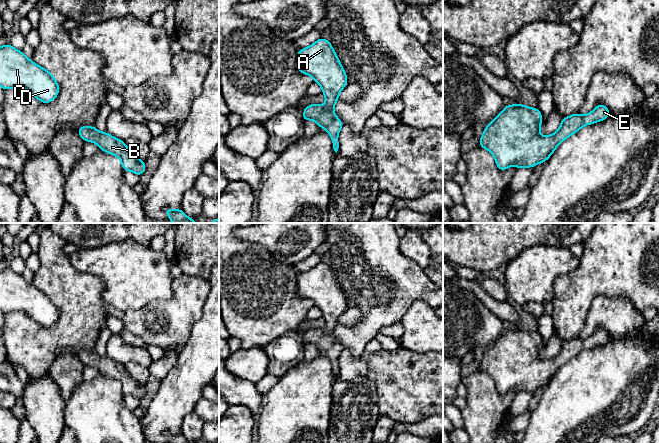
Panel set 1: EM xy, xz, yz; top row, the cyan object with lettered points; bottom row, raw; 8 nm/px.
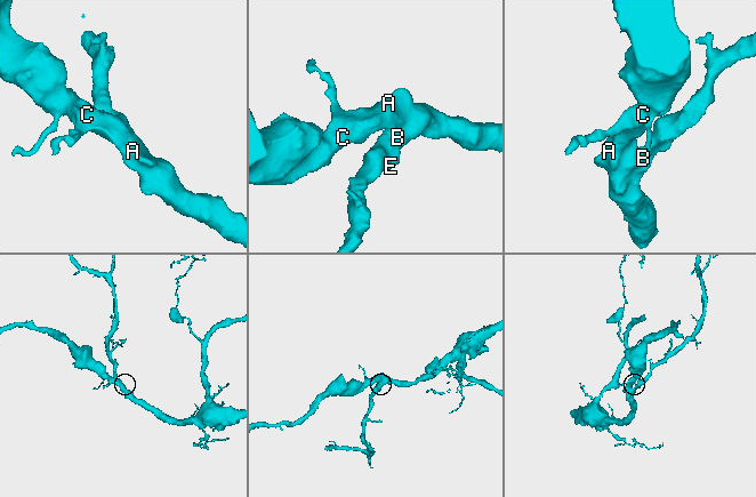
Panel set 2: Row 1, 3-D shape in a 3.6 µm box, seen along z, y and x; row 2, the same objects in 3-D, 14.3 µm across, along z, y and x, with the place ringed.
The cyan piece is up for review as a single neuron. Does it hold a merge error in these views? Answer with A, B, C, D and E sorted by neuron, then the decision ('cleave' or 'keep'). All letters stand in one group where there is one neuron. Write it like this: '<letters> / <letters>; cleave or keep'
A B C D E; keep

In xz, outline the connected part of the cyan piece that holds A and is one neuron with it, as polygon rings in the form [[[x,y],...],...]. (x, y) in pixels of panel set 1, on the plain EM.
[[[320,262],[312,269],[298,274],[297,293],[310,299],[318,307],[326,322],[325,330],[310,328],[303,333],[303,346],[315,344],[317,351],[325,352],[331,360],[334,375],[339,372],[338,358],[343,346],[336,341],[334,329],[339,324],[339,317],[349,307],[331,267]]]

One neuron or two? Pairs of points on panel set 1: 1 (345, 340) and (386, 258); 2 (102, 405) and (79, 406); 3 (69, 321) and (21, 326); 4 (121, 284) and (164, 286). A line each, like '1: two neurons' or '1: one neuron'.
1: one neuron
2: one neuron
3: one neuron
4: one neuron

